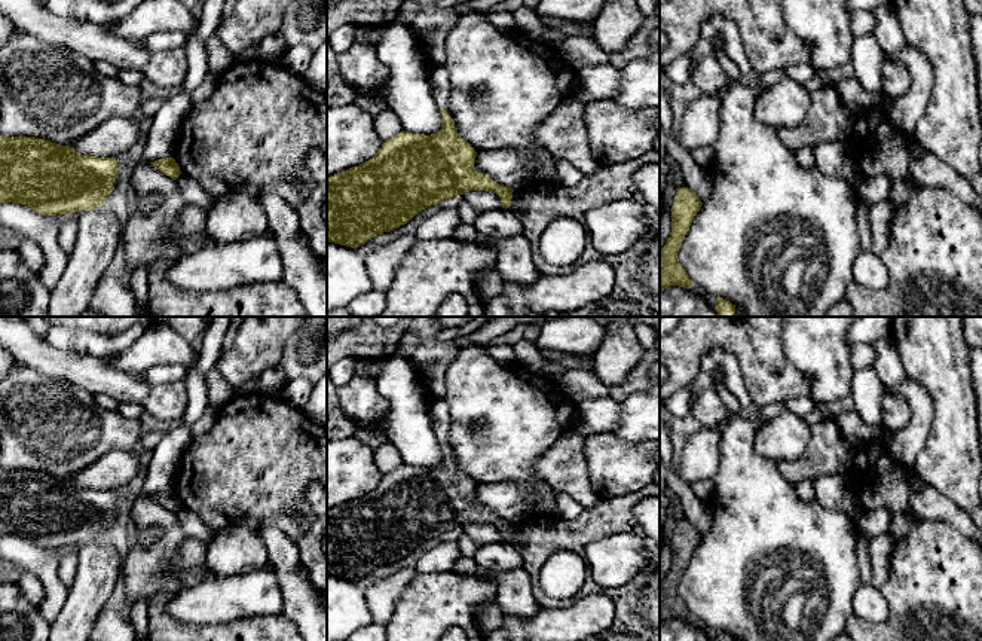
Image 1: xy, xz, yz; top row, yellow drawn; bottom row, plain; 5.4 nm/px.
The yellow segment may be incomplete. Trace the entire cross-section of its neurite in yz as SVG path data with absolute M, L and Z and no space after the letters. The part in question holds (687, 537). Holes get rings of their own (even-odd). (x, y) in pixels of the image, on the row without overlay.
M685 519L677 522L672 538L672 565L660 584L660 625L669 619L680 619L683 622L692 622L694 619L679 596L677 584L701 538L703 535L695 525Z

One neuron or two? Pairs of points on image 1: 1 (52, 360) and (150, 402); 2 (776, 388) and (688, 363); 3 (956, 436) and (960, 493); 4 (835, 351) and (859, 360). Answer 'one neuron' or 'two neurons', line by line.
1: one neuron
2: one neuron
3: one neuron
4: two neurons

